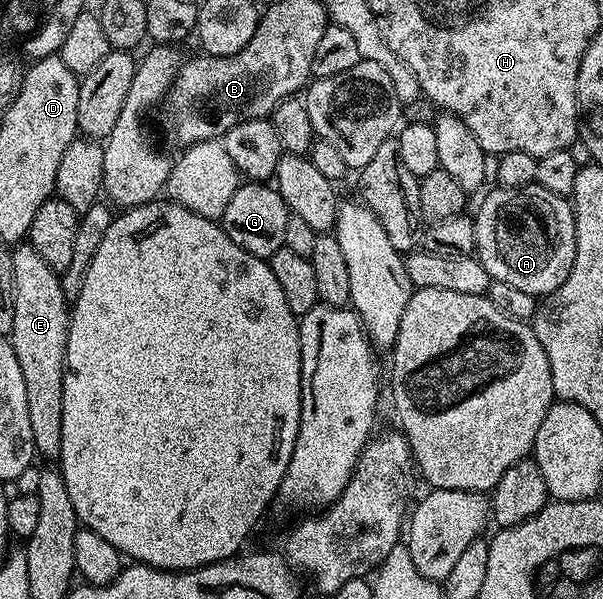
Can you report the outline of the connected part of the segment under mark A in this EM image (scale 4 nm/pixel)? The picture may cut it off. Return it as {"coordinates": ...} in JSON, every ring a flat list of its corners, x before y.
{"coordinates":[[537,185,529,187,496,186,483,199,479,212,474,212,475,250,478,261,488,271,491,279,506,281,524,293,536,297,552,295,569,277,577,249,575,209,564,196,549,193]]}

